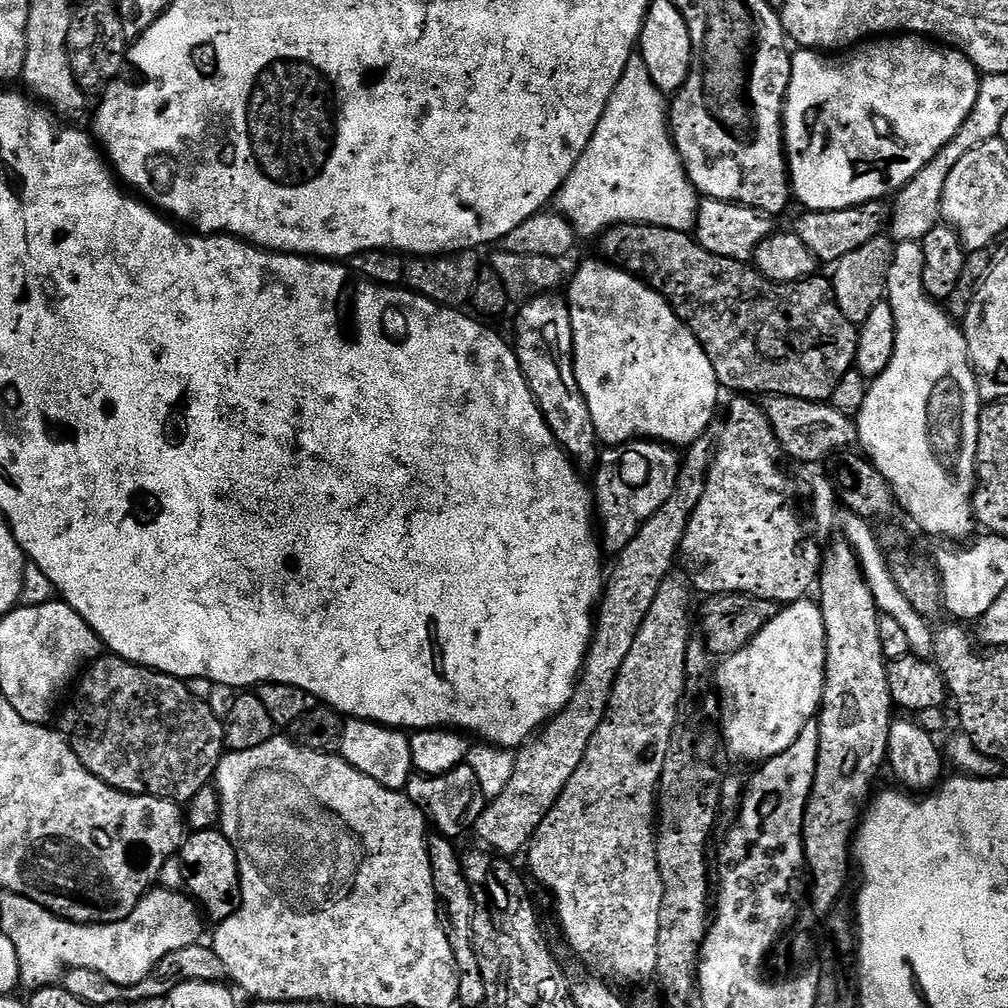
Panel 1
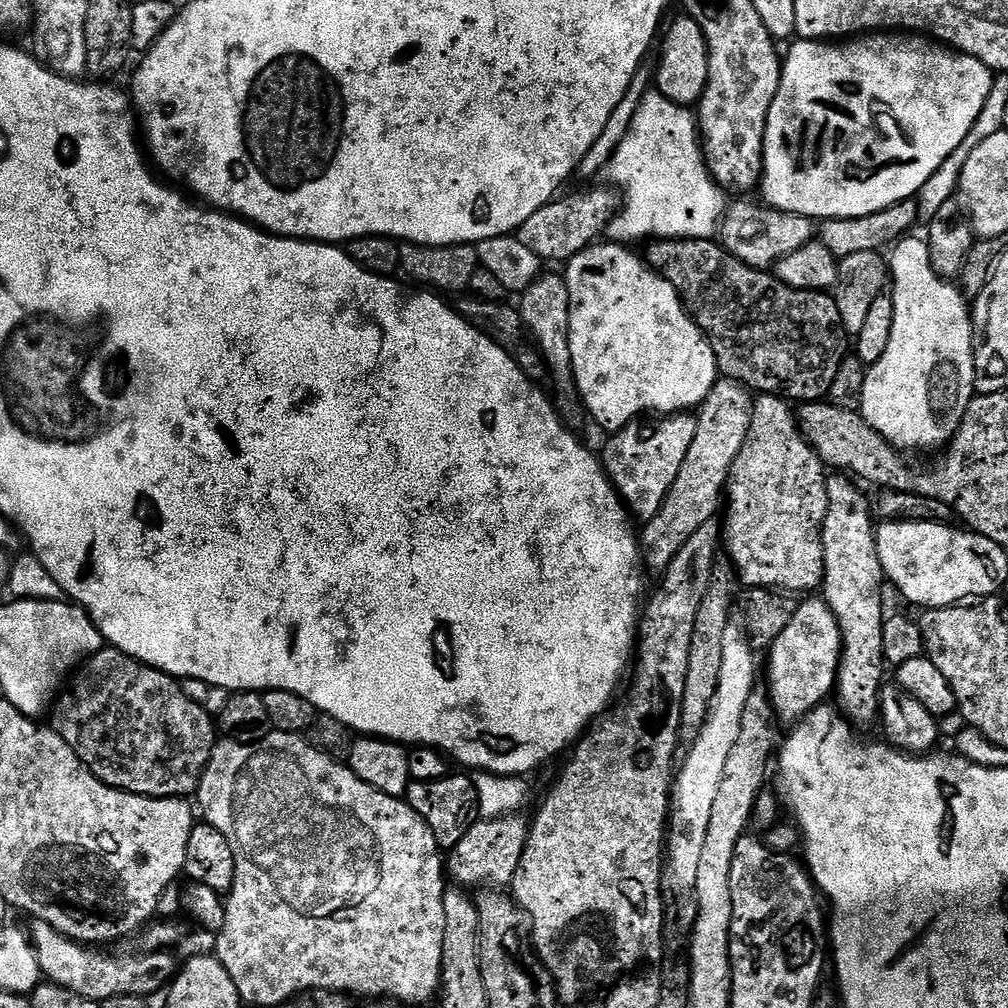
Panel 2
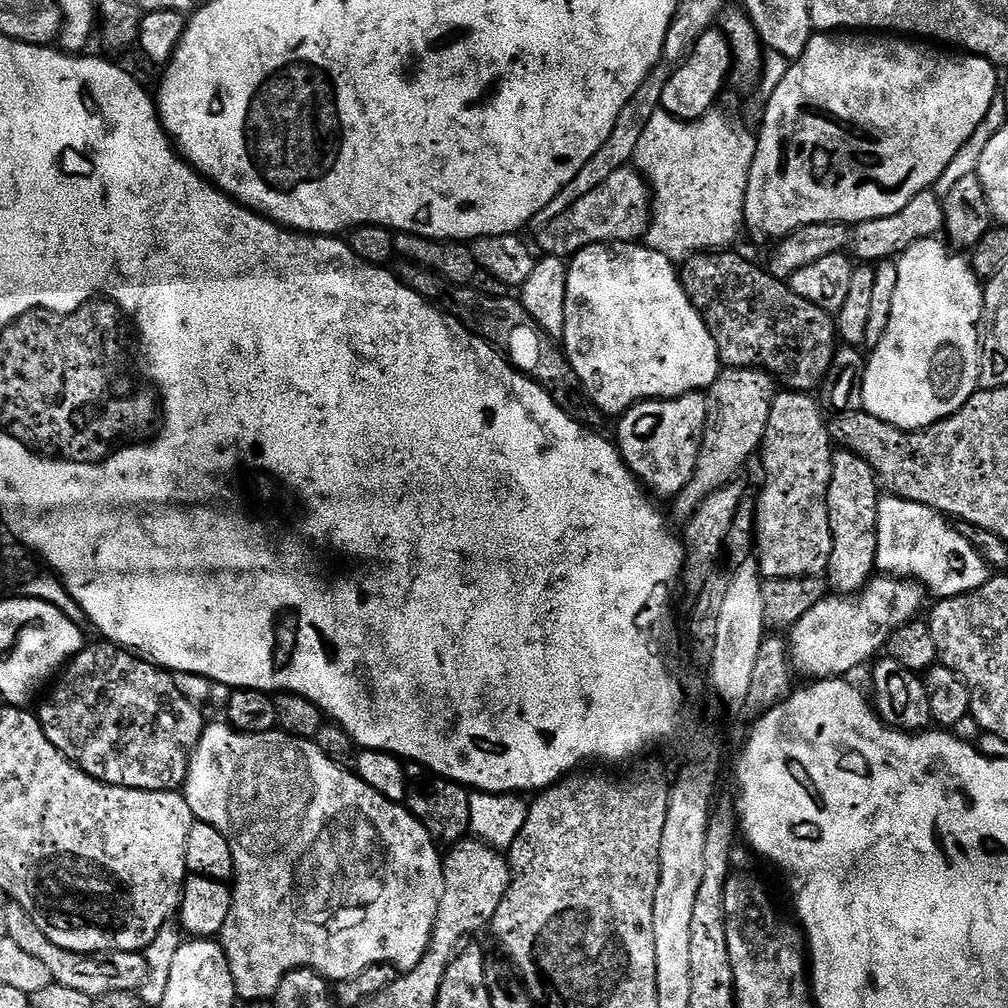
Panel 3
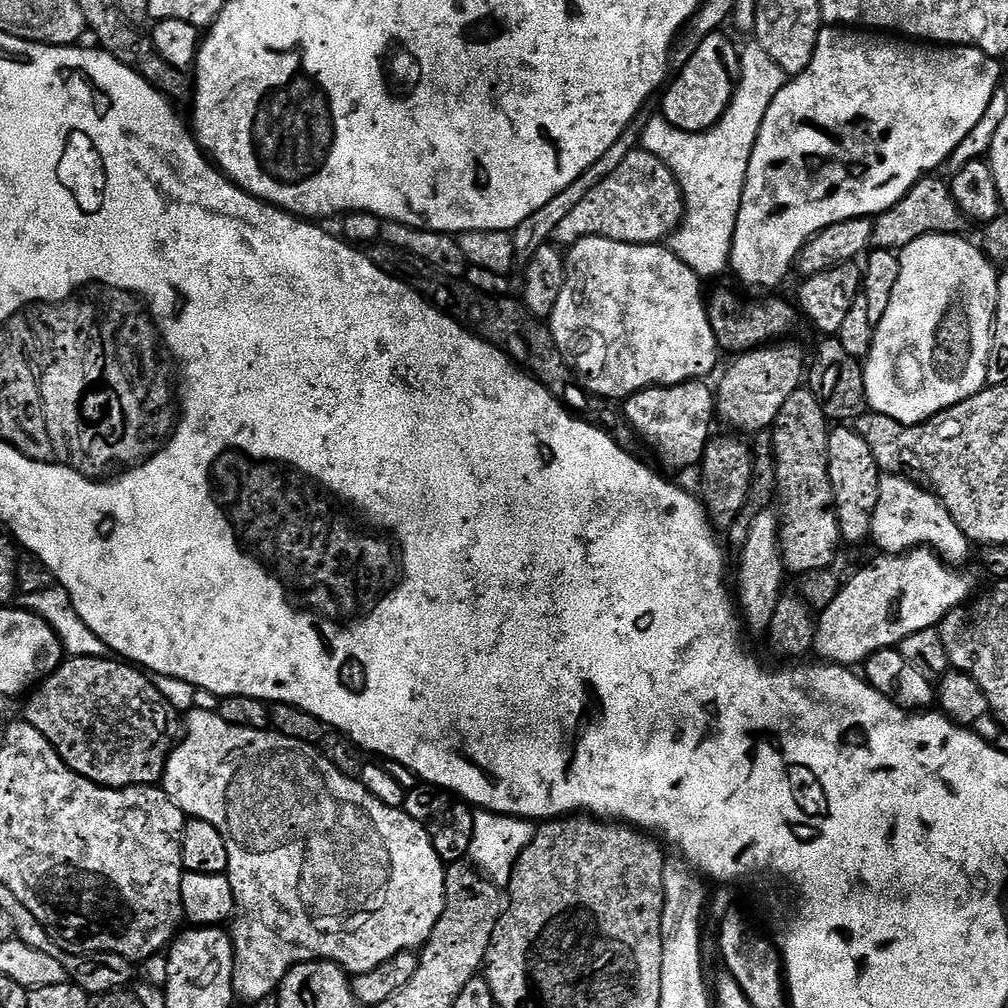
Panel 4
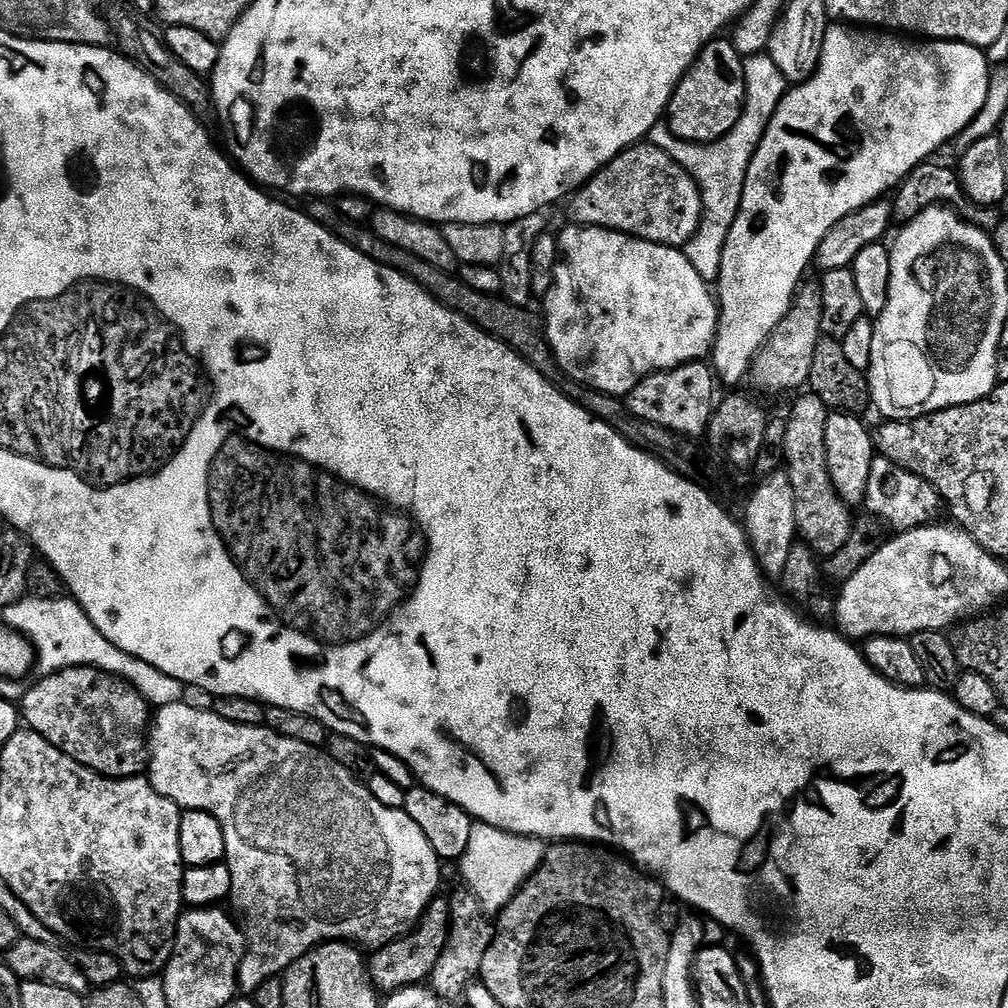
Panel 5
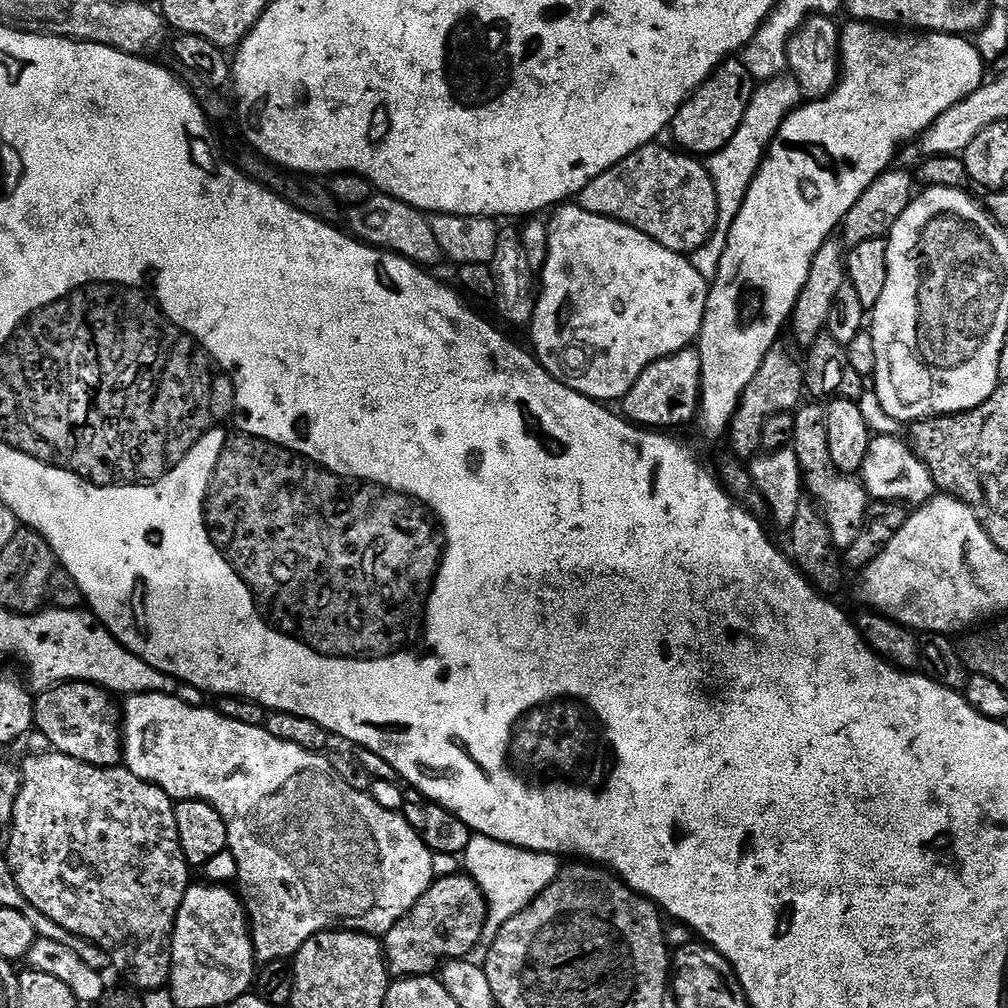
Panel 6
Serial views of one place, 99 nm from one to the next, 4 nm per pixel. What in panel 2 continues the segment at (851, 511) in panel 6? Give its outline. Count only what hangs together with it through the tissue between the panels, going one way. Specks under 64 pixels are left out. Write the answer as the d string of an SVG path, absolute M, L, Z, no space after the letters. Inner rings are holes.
M760 394L755 397L752 405L750 434L746 434L746 442L742 442L742 450L732 467L730 491L727 493L726 500L728 517L722 520L722 536L726 541L726 548L728 544L727 559L732 561L732 567L741 585L748 588L770 588L779 590L785 594L801 594L800 592L808 592L811 588L819 589L823 585L824 551L822 550L822 526L826 522L826 506L828 505L828 476L826 475L826 466L821 462L820 455L812 449L810 442L800 433L797 413L794 411L793 405L785 400L783 396L765 396Z

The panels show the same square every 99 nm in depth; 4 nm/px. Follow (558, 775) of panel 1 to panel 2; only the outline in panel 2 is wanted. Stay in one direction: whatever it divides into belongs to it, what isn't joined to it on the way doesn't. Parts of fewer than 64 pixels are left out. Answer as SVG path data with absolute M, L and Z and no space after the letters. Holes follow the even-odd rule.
M720 378L695 413L694 442L690 442L682 470L678 470L678 478L674 478L674 486L670 486L670 494L666 494L658 514L647 520L643 525L644 533L641 531L638 536L643 563L647 567L649 564L656 574L667 570L670 562L674 562L674 554L678 554L688 539L717 515L715 512L719 508L721 511L732 467L742 450L742 442L746 442L746 434L750 434L753 403L753 393L744 385ZM524 814L500 816L497 820L477 819L462 838L446 856L446 872L452 876L457 885L465 889L483 889L485 886L511 885L514 874L518 870L518 862L522 862L522 854L526 850L529 817Z

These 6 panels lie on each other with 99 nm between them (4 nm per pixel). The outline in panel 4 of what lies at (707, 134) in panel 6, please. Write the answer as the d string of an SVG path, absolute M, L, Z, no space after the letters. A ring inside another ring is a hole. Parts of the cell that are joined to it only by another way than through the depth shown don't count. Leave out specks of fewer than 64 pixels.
M723 31L711 32L698 46L698 50L694 50L690 62L683 64L679 69L680 73L677 76L675 73L663 89L662 115L678 130L704 132L715 127L726 114L728 103L731 102L737 81L740 79L741 49L737 46L735 48L731 38L724 35Z

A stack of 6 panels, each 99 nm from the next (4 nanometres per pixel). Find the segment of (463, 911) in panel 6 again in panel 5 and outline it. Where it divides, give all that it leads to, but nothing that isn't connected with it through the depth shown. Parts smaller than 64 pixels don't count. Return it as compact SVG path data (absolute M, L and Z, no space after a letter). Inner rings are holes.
M437 898L432 907L424 913L419 924L410 932L404 933L389 944L382 944L367 957L368 973L372 984L380 994L391 994L403 988L414 988L423 985L431 977L438 958L448 941L450 929L450 904L447 899Z

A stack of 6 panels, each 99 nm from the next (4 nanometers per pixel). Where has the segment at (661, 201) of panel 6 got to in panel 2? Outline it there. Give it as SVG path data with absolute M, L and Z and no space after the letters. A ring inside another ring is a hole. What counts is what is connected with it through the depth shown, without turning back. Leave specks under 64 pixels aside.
M603 187L592 188L589 192L572 192L569 196L561 195L559 198L553 198L546 206L534 210L534 214L530 214L530 218L526 218L526 222L522 222L522 226L517 228L514 233L516 240L522 242L522 246L534 250L534 254L538 254L541 262L573 260L582 250L586 250L597 243L605 235L609 222L616 217L618 211L617 193L611 187Z

